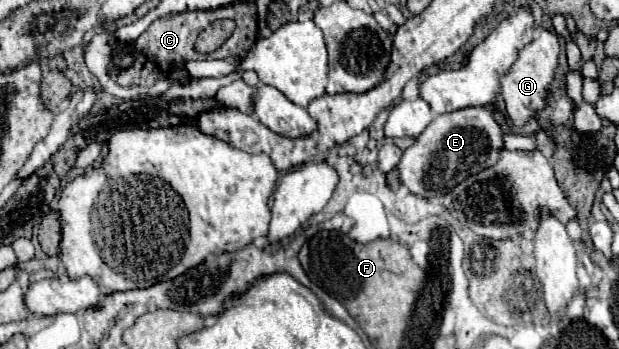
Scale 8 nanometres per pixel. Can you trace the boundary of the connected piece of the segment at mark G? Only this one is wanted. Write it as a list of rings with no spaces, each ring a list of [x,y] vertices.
[[[540,30],[518,56],[516,64],[510,68],[510,72],[502,78],[502,98],[506,102],[506,112],[516,128],[522,128],[532,116],[536,116],[540,110],[546,108],[546,100],[554,82],[556,66],[558,66],[558,38],[554,32]]]

